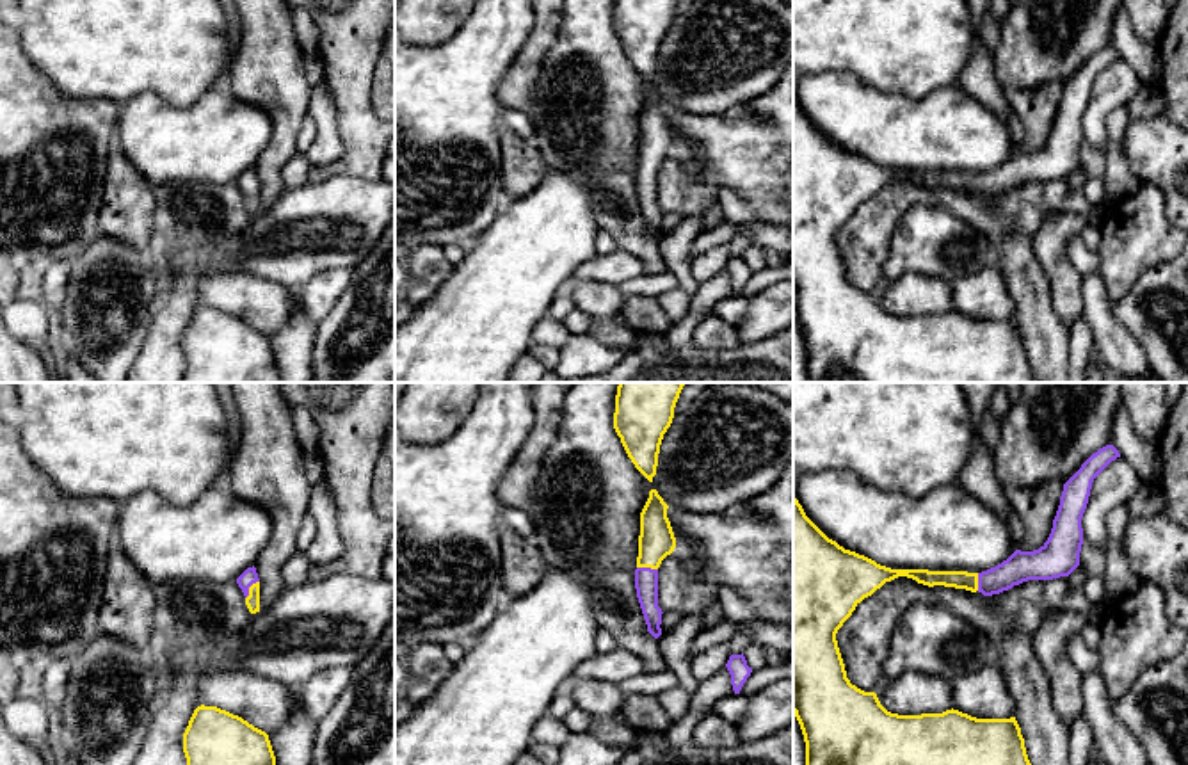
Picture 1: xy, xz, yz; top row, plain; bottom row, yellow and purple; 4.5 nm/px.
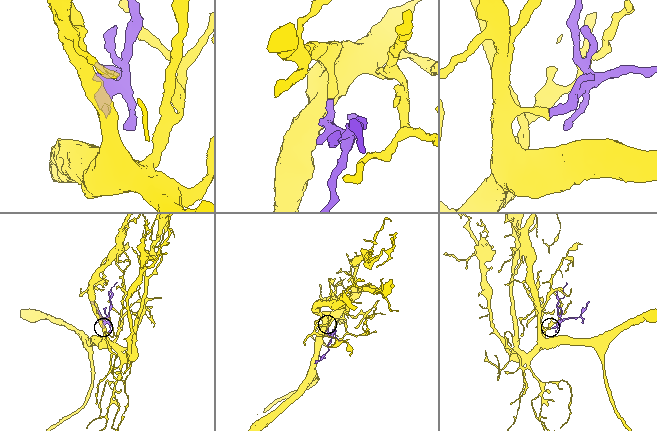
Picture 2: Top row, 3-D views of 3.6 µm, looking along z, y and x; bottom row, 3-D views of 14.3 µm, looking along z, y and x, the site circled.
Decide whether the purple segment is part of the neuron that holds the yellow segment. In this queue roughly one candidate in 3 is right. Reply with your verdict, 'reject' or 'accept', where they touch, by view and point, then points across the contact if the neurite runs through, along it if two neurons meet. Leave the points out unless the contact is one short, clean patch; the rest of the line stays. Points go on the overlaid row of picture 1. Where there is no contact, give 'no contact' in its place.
accept; meets yellow in xy at (249, 589); runs through xy (253, 600), (249, 589), (249, 577)

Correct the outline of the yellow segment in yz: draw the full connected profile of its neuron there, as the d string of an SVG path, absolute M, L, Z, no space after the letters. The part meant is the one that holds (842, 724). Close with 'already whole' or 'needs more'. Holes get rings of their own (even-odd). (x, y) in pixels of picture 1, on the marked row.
M1106 445L1064 484L1051 534L1039 550L1015 550L1007 560L982 573L880 566L829 539L793 496L793 713L806 742L806 765L1031 765L1015 717L976 719L953 708L921 715L887 712L875 692L864 692L847 678L836 633L864 598L898 576L928 587L978 591L983 596L1028 580L1069 576L1080 566L1081 518L1092 482L1117 457L1119 450Z; needs more

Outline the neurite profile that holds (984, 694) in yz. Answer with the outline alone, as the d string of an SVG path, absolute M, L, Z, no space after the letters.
M994 656L989 658L978 671L962 674L950 681L953 687L953 710L976 719L1015 717L1015 699Z

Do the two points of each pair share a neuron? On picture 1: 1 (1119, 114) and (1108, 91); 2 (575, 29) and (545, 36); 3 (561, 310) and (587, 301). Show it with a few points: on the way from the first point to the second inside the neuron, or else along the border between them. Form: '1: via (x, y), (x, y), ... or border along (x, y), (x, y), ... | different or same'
1: border along (1126, 104), (1121, 104), (1107, 118), (1108, 141) | different
2: border along (562, 18), (555, 41), (539, 70) | different
3: border along (562, 290), (577, 306) | different

